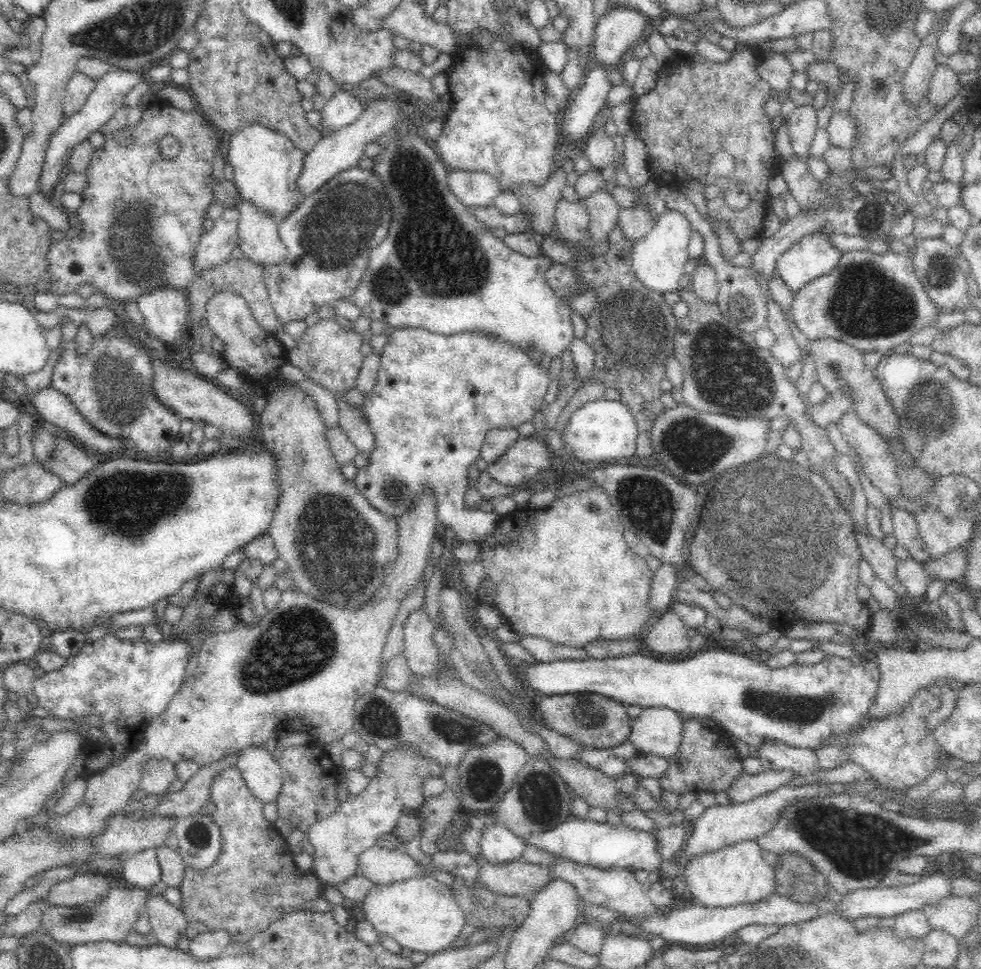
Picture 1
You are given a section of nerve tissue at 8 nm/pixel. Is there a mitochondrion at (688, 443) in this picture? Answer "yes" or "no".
yes

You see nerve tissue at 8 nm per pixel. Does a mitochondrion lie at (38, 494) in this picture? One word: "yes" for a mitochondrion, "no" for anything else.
no

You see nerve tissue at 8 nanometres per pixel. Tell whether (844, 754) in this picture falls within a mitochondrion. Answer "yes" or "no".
no

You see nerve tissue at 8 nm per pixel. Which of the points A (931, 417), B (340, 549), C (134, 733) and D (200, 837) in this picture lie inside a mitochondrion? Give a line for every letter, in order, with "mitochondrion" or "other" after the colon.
A: mitochondrion
B: mitochondrion
C: other
D: mitochondrion

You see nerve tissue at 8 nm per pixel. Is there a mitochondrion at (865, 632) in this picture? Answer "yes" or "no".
no

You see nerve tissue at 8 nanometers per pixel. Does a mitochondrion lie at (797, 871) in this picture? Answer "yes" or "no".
yes

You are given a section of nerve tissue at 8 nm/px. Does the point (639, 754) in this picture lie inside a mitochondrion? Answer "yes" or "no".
no

